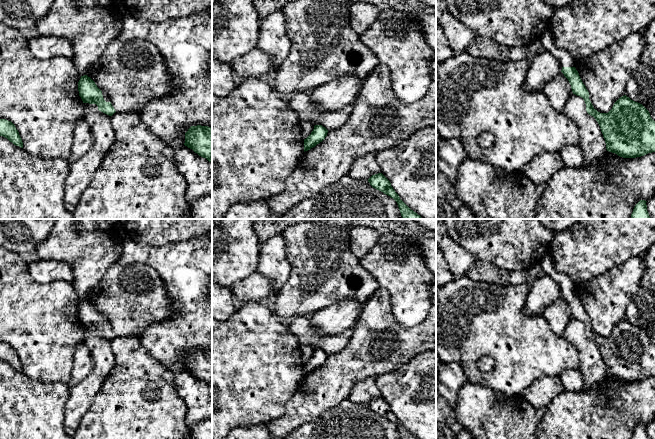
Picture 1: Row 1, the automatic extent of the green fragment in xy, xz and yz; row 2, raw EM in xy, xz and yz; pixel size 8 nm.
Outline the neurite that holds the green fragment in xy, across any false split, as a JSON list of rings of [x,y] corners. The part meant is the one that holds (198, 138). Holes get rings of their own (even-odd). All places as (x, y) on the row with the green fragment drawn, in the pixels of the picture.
[[[191,126],[185,133],[184,145],[212,163],[212,127]]]

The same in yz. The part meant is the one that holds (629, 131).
[[[549,27],[540,39],[544,50],[554,55],[562,66],[561,72],[568,79],[573,94],[584,99],[586,111],[598,122],[606,143],[606,149],[623,158],[636,158],[655,152],[655,121],[649,111],[626,95],[620,97],[608,113],[598,112],[578,71],[572,55],[554,44]]]

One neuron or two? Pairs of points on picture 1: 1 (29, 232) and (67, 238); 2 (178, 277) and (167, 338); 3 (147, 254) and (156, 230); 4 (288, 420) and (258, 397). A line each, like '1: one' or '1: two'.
1: two
2: one
3: two
4: two

